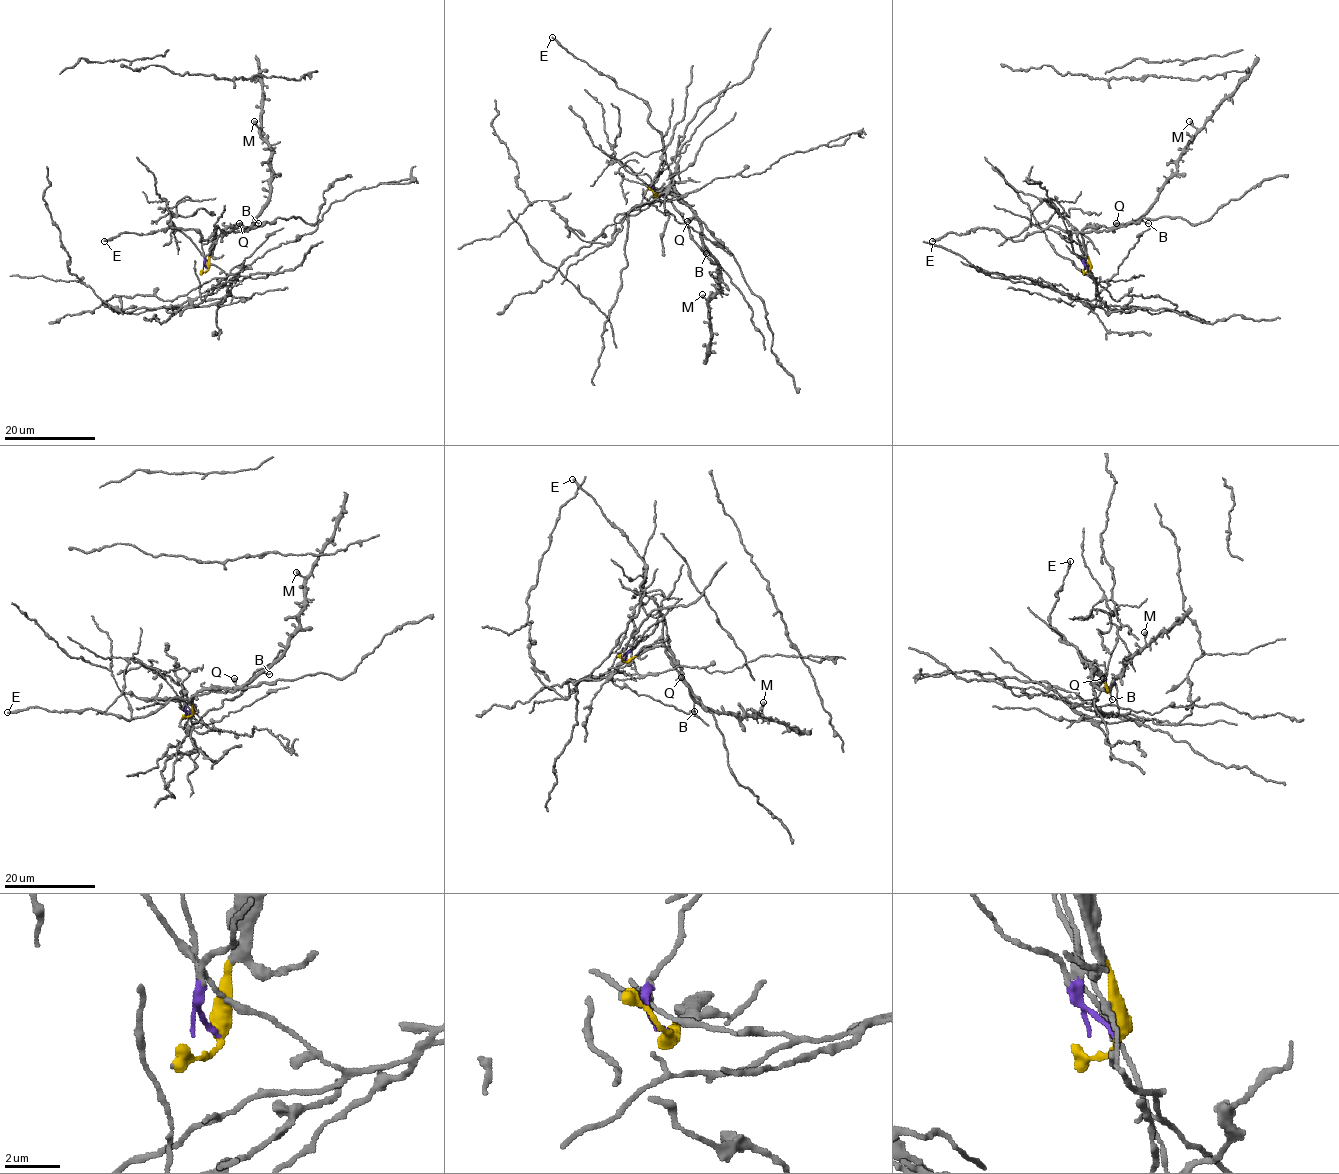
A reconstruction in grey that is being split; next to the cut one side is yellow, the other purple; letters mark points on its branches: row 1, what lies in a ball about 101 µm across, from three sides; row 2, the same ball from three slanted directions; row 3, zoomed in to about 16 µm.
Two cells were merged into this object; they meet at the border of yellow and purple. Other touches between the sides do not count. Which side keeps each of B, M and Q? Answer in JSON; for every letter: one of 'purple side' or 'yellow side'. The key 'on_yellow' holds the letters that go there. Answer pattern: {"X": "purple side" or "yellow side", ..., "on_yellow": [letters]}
{"B": "yellow side", "M": "yellow side", "Q": "yellow side", "on_yellow": ["B", "M", "Q"]}

